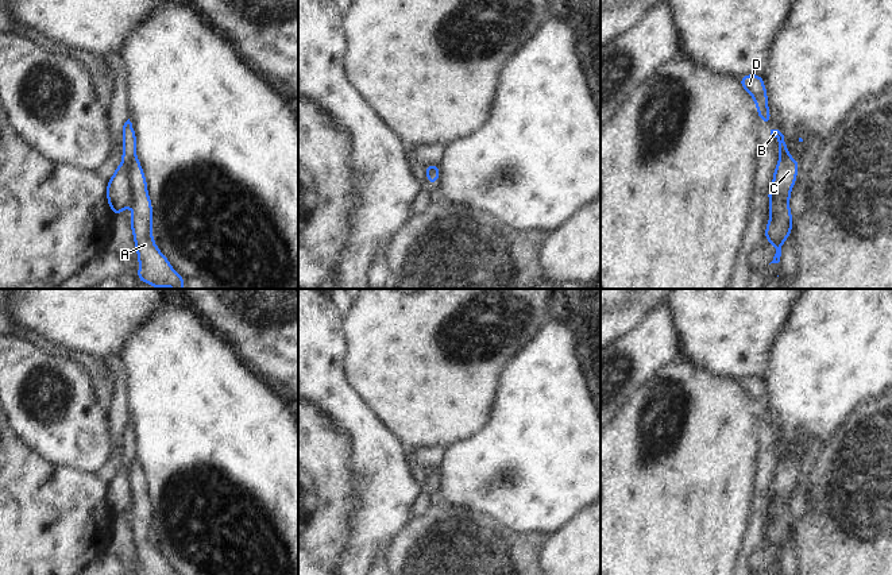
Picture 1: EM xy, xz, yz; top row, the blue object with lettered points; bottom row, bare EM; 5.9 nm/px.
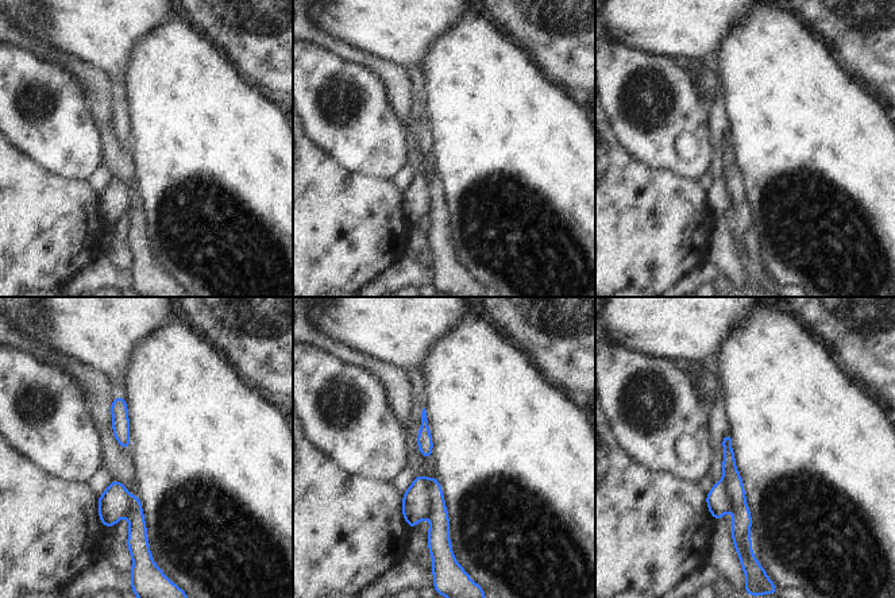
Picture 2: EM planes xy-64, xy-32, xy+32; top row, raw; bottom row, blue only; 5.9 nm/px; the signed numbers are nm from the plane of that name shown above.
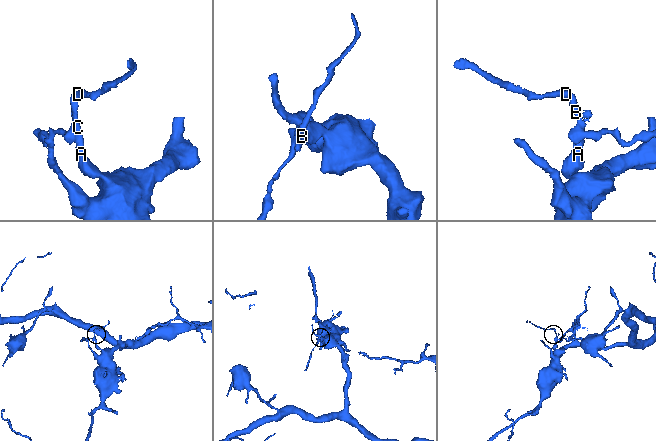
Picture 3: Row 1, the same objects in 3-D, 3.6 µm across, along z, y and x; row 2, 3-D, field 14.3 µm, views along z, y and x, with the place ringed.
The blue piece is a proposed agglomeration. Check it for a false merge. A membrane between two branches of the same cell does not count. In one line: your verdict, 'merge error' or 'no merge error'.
merge error

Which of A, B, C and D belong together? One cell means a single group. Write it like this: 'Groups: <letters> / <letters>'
Groups: A C / B D

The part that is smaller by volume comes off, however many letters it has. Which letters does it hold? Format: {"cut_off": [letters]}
{"cut_off": ["B", "D"]}

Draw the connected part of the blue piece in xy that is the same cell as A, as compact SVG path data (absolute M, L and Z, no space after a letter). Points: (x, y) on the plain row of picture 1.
M139 462L128 463L128 481L134 501L131 503L131 533L139 563L138 575L175 575L169 562L159 553L152 541L152 506L147 494L147 483Z

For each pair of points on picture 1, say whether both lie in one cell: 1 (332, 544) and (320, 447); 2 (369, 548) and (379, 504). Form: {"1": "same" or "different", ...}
{"1": "same", "2": "same"}

